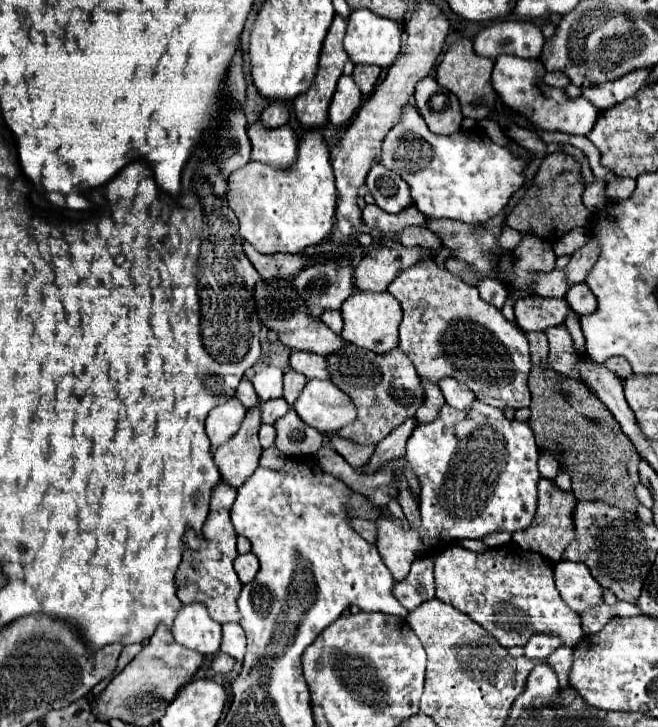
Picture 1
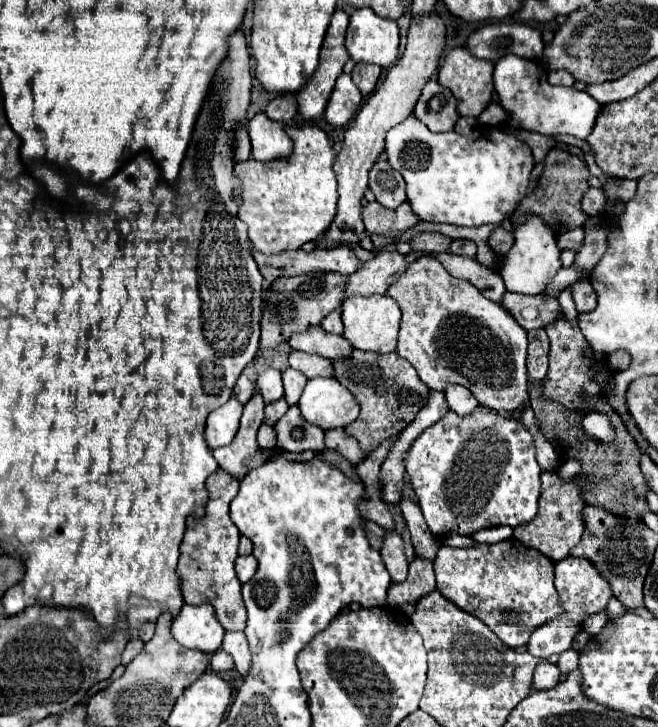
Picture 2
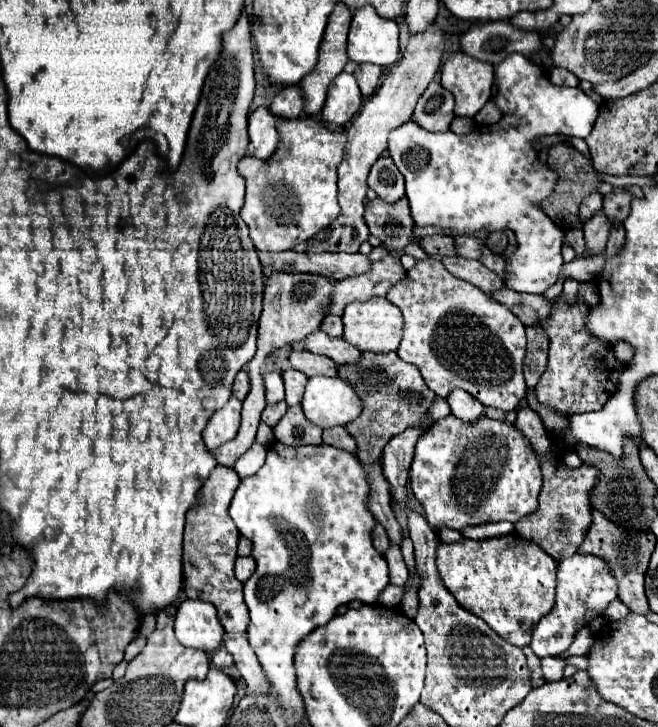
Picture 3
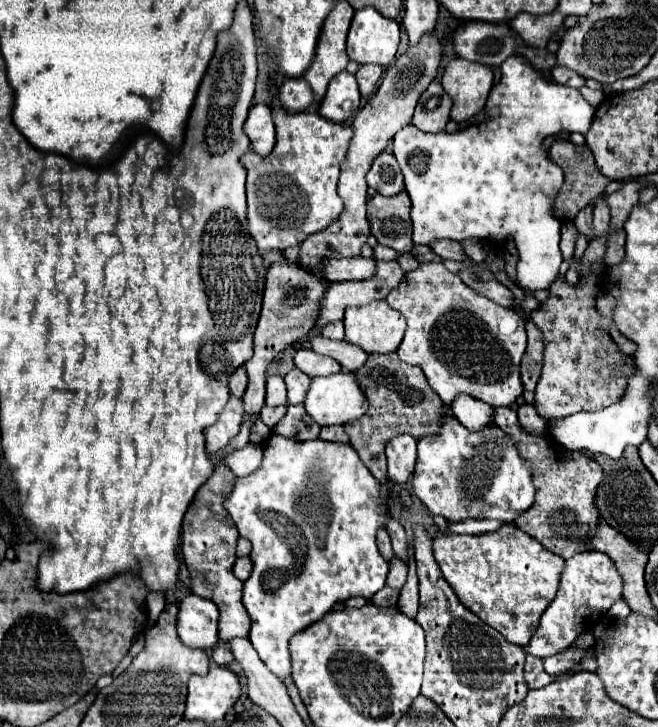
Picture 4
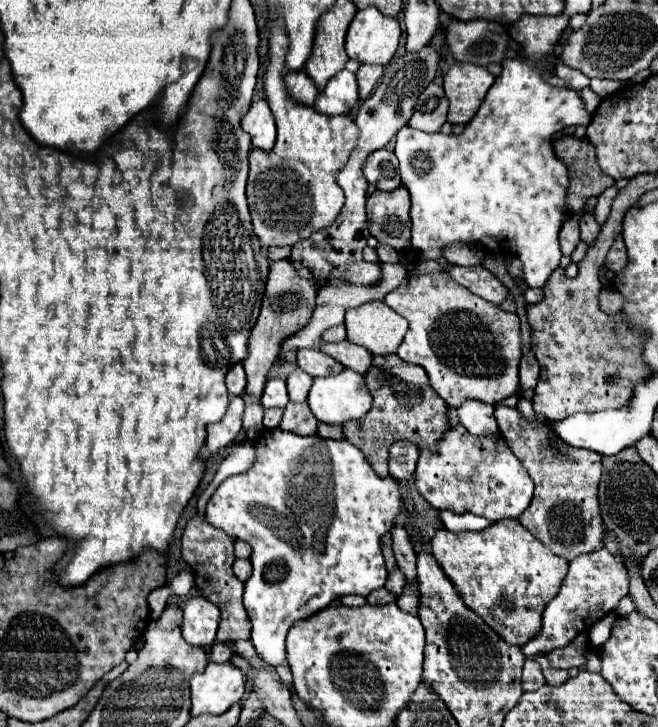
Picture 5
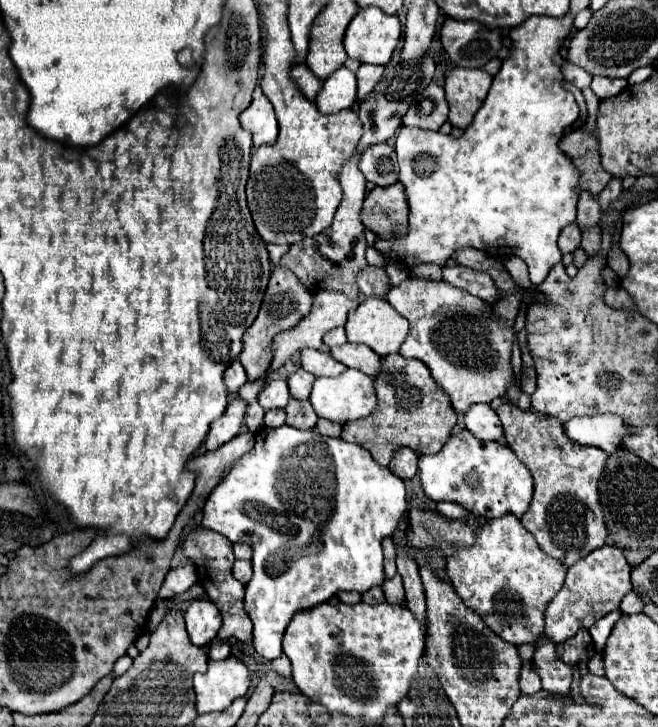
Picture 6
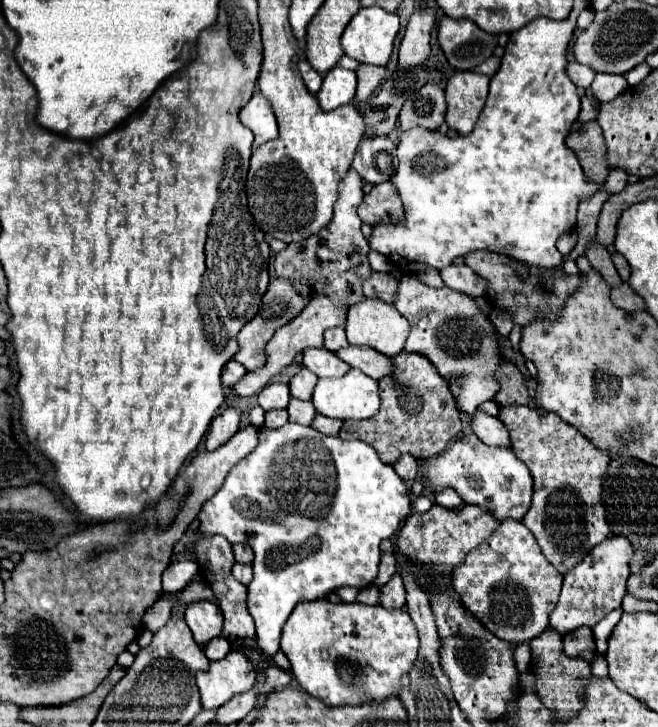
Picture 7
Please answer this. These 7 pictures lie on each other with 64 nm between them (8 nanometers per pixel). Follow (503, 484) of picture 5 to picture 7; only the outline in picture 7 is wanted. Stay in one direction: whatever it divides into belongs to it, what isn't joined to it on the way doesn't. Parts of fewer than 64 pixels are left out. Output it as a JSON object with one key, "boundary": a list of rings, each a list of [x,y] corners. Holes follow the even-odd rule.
{"boundary":[[[466,434],[466,436],[460,436],[454,442],[450,442],[450,446],[442,454],[438,454],[430,460],[424,460],[422,466],[424,466],[424,478],[430,484],[430,490],[434,494],[436,494],[436,490],[444,490],[444,486],[448,486],[448,488],[456,490],[456,494],[460,494],[464,504],[476,504],[484,512],[494,514],[494,518],[498,518],[498,520],[506,520],[506,518],[522,520],[530,508],[530,498],[532,498],[530,470],[526,468],[526,464],[522,460],[516,458],[516,454],[510,448],[484,446],[484,442],[480,442],[474,434]]]}

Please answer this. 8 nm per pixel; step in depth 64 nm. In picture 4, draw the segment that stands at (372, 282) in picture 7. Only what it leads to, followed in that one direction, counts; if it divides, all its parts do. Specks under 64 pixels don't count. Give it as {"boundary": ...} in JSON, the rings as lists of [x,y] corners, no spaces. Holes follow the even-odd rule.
{"boundary":[[[356,256],[356,258],[332,258],[322,260],[318,264],[322,270],[322,276],[330,282],[342,282],[342,280],[362,280],[370,278],[376,270],[376,262],[372,258]]]}

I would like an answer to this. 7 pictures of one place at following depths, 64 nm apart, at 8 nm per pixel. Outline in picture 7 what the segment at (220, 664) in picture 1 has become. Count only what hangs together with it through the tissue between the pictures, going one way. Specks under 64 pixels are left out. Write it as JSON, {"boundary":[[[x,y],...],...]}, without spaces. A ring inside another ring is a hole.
{"boundary":[[[222,636],[210,640],[210,642],[206,644],[206,648],[204,648],[204,654],[206,654],[210,660],[222,660],[222,658],[226,658],[228,652],[230,652],[230,644],[228,644],[228,640],[222,638]]]}

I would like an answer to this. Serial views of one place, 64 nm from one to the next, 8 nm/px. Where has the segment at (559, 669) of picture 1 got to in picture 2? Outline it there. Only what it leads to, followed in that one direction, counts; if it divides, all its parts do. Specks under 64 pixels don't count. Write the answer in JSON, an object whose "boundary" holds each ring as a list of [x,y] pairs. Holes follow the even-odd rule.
{"boundary":[[[572,648],[560,652],[560,654],[558,654],[558,662],[556,662],[556,666],[560,668],[562,676],[570,674],[570,672],[576,670],[576,666],[578,666],[578,652],[574,652]]]}

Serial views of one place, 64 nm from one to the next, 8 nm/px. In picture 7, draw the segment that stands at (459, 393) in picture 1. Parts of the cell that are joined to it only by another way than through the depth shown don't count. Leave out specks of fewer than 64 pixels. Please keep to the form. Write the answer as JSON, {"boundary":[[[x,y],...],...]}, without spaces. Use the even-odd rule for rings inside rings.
{"boundary":[[[476,408],[470,426],[472,426],[472,432],[474,432],[484,444],[488,444],[488,446],[504,446],[504,448],[510,446],[510,438],[508,438],[506,426],[504,426],[498,418],[490,416],[488,412]]]}

